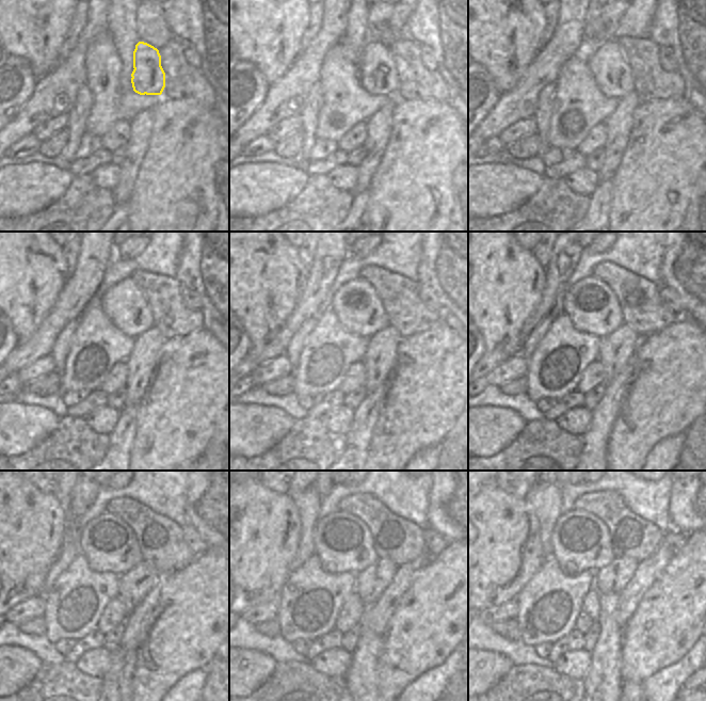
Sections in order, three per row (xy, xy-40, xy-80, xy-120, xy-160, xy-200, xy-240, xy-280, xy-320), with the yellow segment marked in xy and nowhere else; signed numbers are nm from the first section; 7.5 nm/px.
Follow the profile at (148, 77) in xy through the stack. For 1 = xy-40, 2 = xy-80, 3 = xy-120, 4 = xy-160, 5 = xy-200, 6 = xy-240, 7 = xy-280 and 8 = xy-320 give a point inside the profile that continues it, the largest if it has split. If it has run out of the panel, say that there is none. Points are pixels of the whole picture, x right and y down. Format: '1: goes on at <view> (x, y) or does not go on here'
1: goes on at xy-40 (378, 76)
2: goes on at xy-80 (610, 70)
3: goes on at xy-120 (124, 304)
4: goes on at xy-160 (356, 303)
5: goes on at xy-200 (591, 305)
6: goes on at xy-240 (109, 545)
7: goes on at xy-280 (342, 542)
8: goes on at xy-320 (580, 541)

